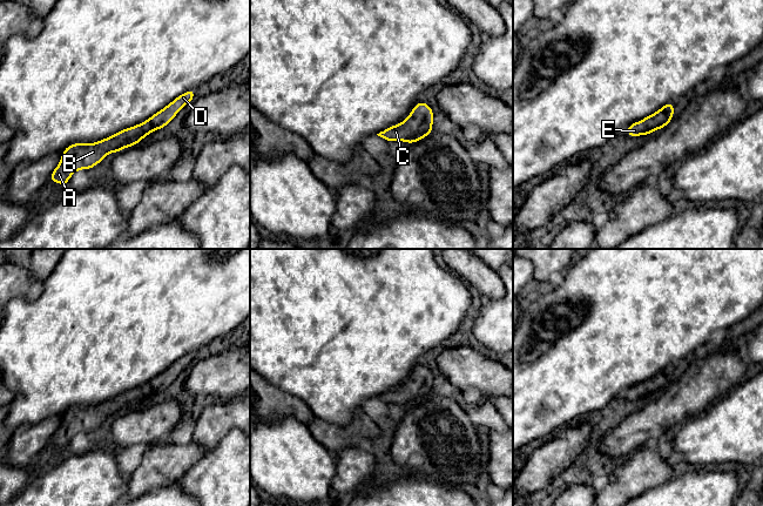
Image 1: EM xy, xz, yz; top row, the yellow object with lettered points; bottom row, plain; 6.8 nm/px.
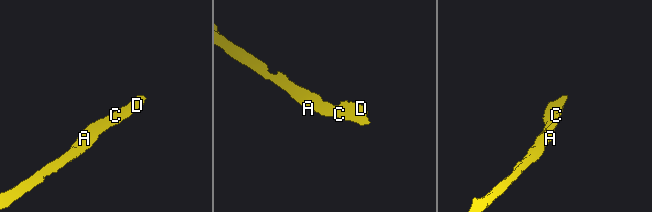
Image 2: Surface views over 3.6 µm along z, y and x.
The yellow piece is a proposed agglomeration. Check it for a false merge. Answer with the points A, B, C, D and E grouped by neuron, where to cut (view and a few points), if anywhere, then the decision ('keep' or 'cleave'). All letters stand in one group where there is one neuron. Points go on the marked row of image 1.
groups A B C D E; cut none; keep

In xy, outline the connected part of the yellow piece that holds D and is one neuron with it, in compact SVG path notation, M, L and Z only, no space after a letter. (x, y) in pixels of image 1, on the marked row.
M190 89L162 110L154 114L147 121L123 129L107 139L95 143L74 143L68 146L61 156L59 166L53 170L49 181L66 187L70 176L80 170L89 170L99 164L108 154L117 153L123 148L140 143L151 131L161 129L170 123L176 114L189 102L193 101L195 89Z

